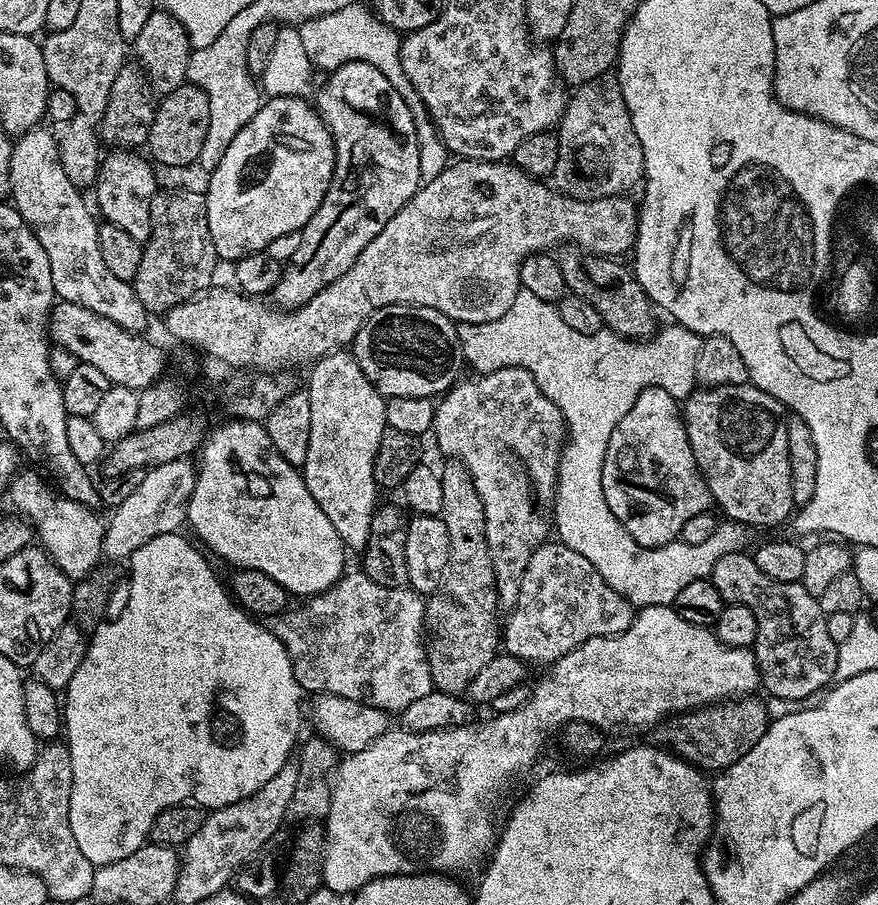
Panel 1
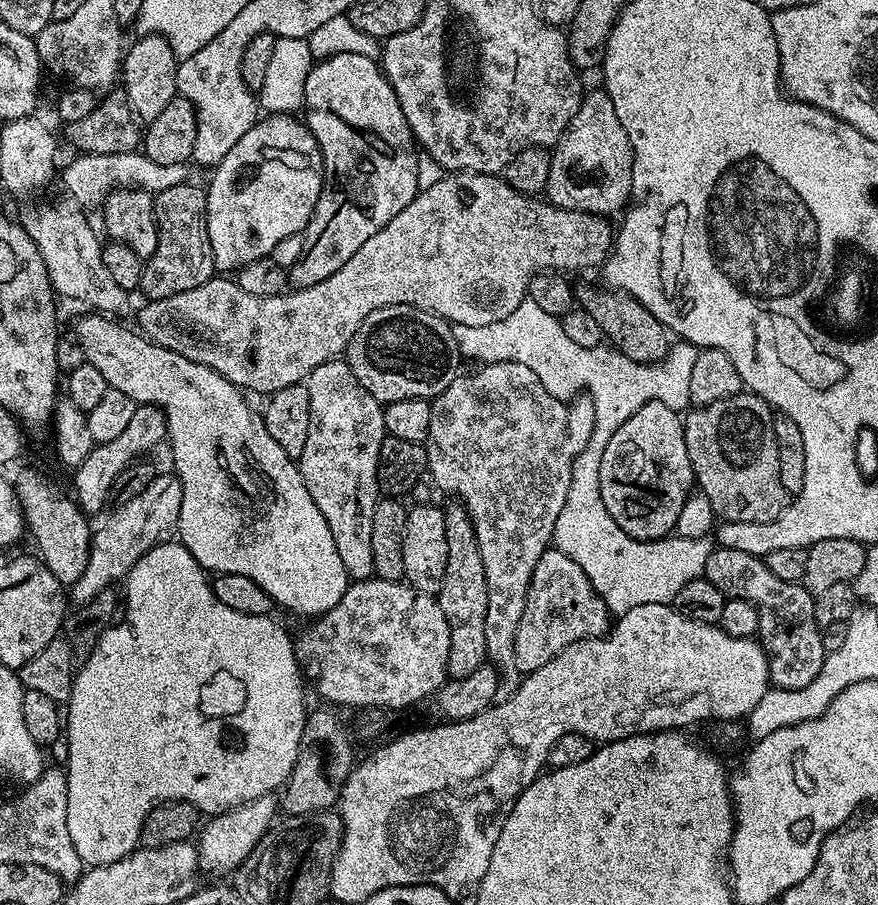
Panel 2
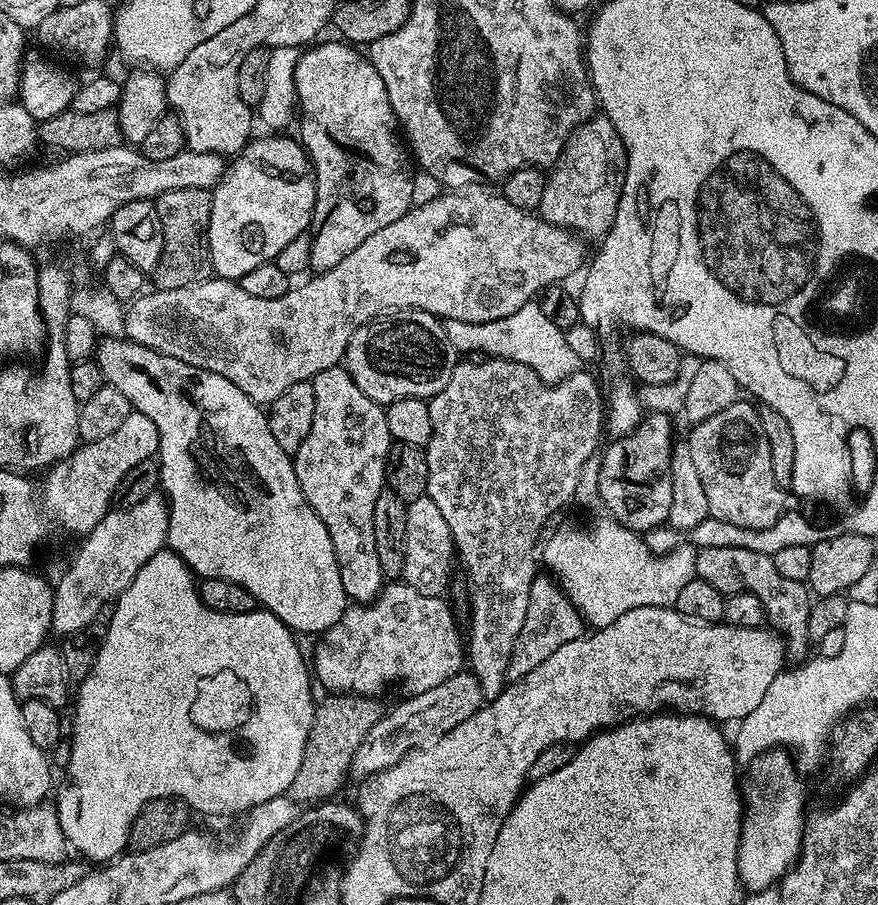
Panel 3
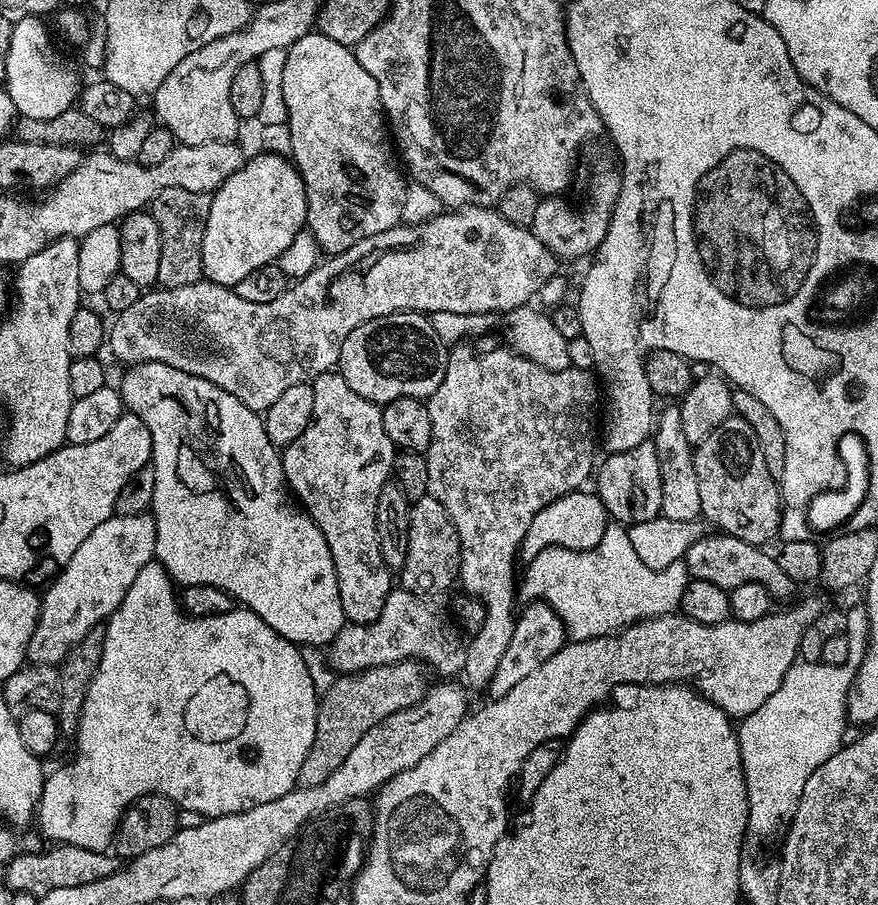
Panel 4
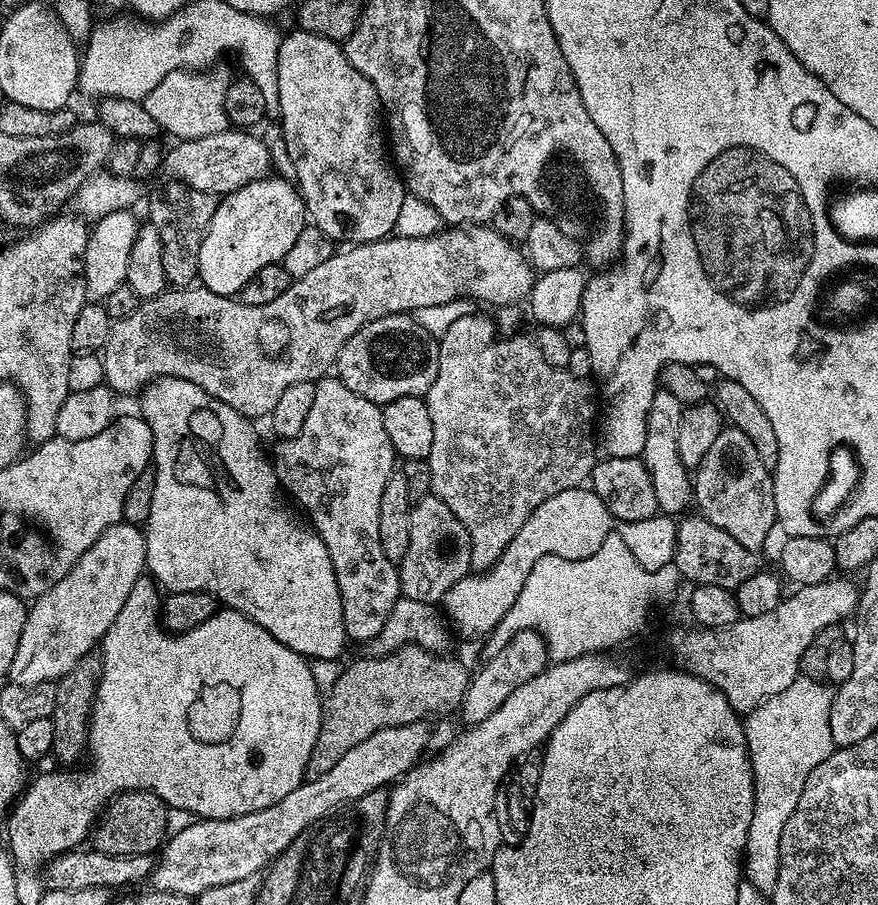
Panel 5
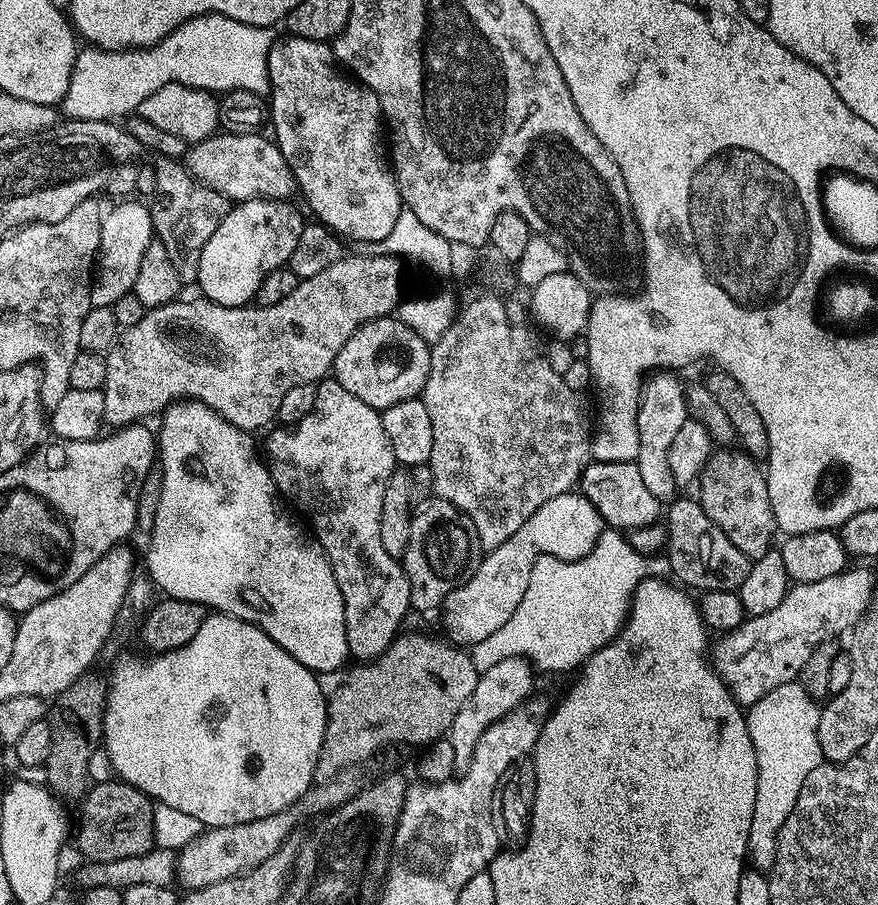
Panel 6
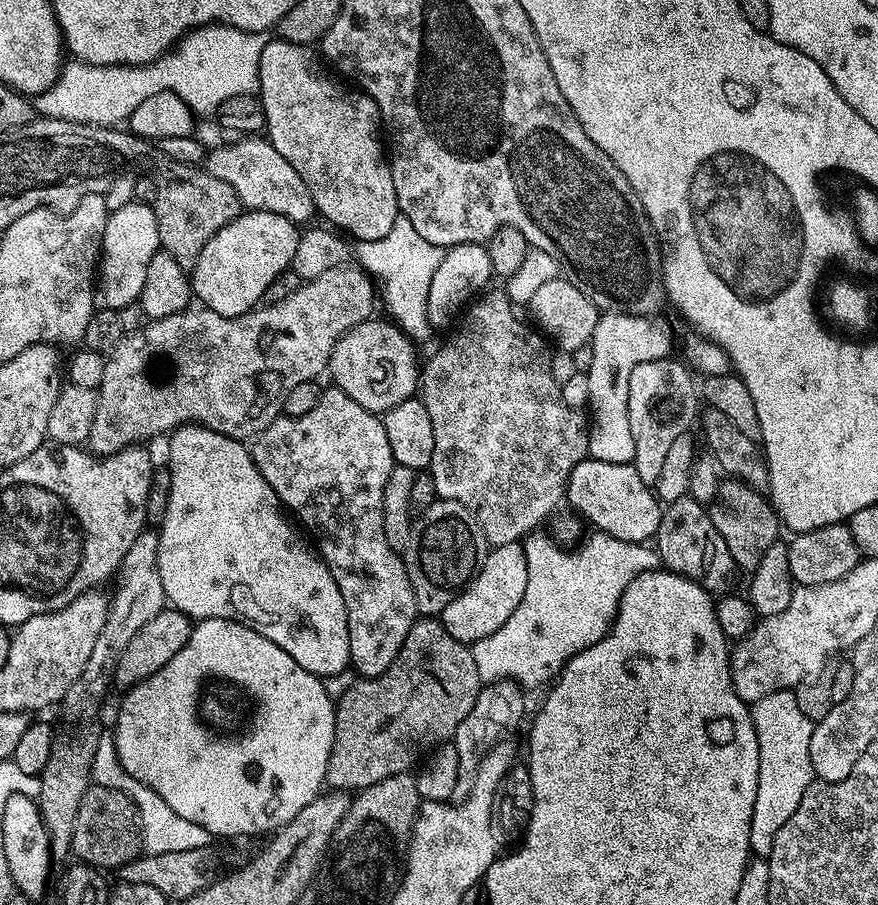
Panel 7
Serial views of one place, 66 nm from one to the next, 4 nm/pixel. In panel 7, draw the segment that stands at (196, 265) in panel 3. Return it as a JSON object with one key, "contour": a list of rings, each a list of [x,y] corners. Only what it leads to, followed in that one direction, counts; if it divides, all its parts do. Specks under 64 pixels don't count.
{"contour":[[[161,154],[151,161],[150,175],[154,178],[154,186],[158,186],[160,191],[151,206],[156,212],[161,249],[168,252],[174,262],[185,266],[196,264],[198,254],[202,254],[202,246],[206,246],[218,230],[242,214],[238,194],[234,194],[232,186],[220,178],[214,178],[203,167],[196,166],[186,171],[182,162],[172,161]]]}

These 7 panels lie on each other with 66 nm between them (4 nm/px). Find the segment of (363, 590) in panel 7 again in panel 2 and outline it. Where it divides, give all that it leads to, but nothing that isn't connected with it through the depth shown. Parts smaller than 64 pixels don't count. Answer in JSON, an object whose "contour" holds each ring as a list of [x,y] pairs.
{"contour":[[[347,359],[322,362],[308,375],[310,394],[310,435],[299,458],[300,473],[310,490],[310,498],[322,510],[342,566],[353,581],[367,580],[374,573],[374,554],[370,547],[374,530],[374,506],[381,499],[378,482],[378,454],[382,450],[384,410],[354,378]]]}

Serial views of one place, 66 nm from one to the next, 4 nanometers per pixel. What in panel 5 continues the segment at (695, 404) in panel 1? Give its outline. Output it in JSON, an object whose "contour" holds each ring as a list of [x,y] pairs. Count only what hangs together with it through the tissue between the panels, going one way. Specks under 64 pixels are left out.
{"contour":[[[725,426],[694,470],[694,504],[700,507],[699,515],[705,520],[718,526],[718,530],[726,530],[734,542],[742,542],[747,548],[760,550],[772,528],[774,532],[777,523],[772,472],[758,458],[754,442],[742,430]]]}

